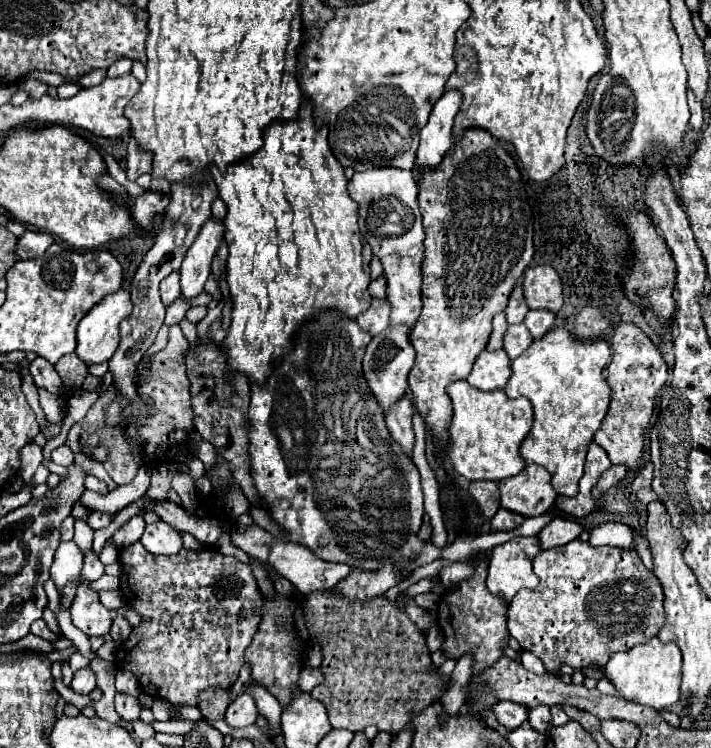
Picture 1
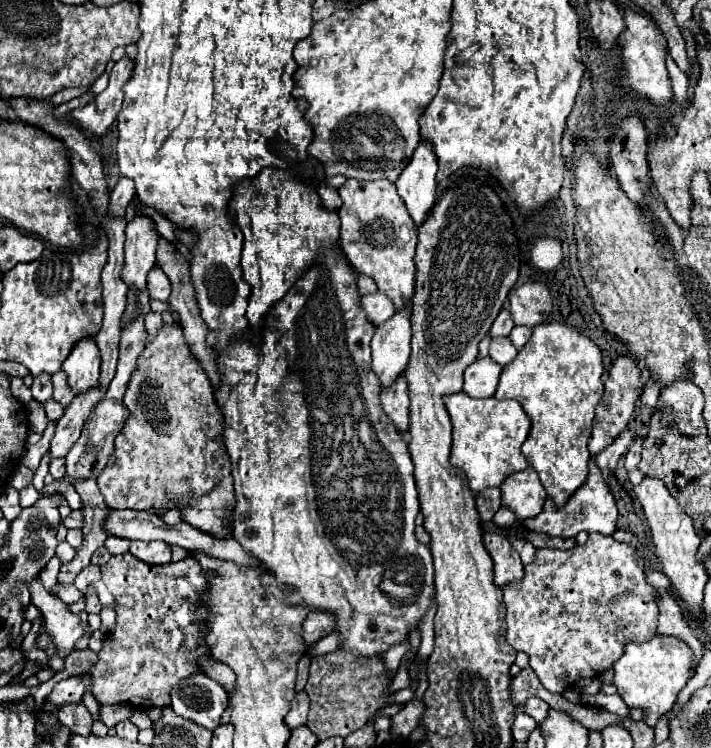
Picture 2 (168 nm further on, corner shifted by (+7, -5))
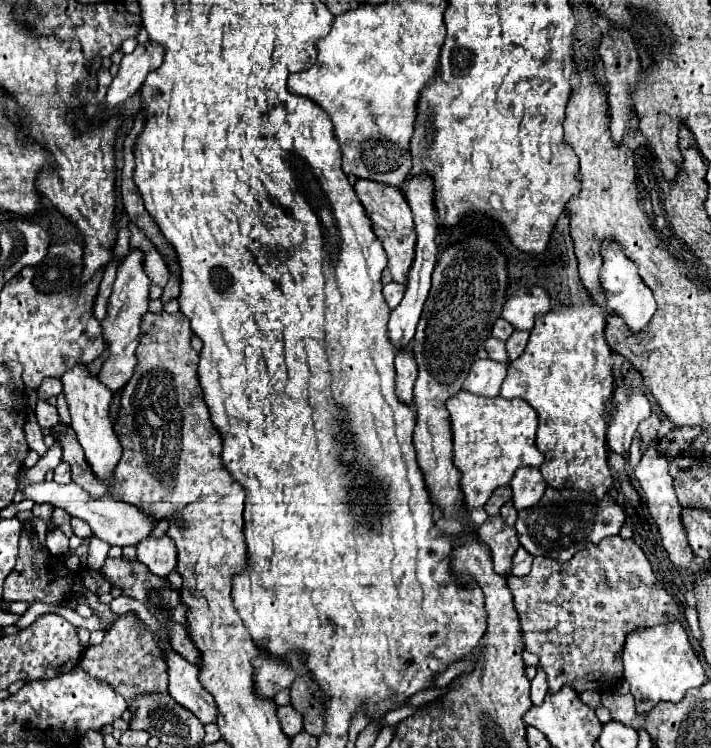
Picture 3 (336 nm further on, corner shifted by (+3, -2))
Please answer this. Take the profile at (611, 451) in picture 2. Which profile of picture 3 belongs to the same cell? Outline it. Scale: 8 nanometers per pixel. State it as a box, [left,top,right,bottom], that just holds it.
[606,390,650,454]

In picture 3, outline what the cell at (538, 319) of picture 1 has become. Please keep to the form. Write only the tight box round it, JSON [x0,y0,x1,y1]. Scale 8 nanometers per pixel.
[506,330,530,362]

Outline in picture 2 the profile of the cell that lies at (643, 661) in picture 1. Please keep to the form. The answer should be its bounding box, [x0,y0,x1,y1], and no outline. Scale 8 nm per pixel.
[614,637,694,727]

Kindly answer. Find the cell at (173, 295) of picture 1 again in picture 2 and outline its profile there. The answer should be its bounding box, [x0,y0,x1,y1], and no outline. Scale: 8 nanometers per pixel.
[148,267,170,301]

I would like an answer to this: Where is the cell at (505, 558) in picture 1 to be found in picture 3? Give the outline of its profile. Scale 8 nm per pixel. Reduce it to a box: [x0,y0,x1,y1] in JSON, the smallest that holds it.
[478,516,520,576]

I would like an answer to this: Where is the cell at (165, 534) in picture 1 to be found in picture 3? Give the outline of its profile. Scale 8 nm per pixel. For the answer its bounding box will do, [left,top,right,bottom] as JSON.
[136,534,178,576]

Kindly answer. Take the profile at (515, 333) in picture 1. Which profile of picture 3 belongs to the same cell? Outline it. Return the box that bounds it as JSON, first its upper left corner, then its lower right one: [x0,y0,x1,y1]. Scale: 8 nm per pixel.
[484,336,508,362]

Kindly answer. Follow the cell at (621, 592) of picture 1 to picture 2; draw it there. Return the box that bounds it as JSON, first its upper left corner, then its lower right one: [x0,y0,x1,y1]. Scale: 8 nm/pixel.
[504,535,656,693]

